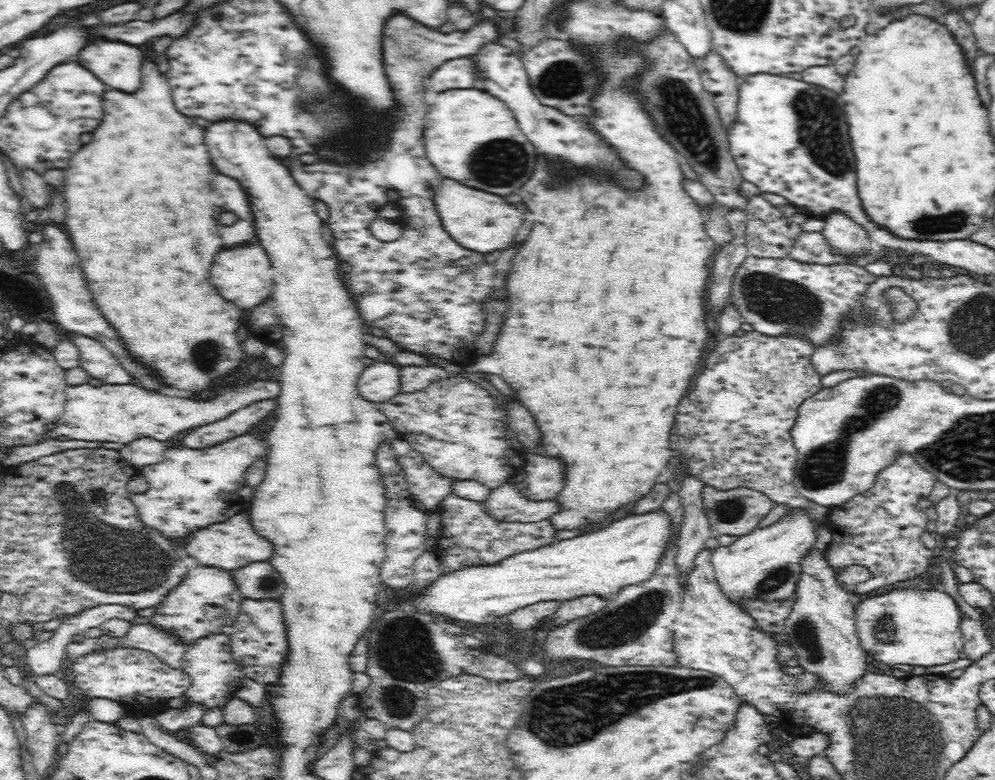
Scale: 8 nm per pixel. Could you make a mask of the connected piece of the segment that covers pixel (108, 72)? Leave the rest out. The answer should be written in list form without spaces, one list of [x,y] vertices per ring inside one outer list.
[[[96,40],[80,52],[80,64],[106,82],[108,90],[132,94],[140,88],[142,50],[138,46]]]

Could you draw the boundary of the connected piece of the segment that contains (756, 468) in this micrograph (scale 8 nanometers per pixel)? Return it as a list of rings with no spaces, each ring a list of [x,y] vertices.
[[[755,330],[727,335],[723,339],[704,358],[702,372],[696,376],[694,386],[688,388],[688,394],[682,396],[674,416],[676,424],[672,432],[682,436],[676,448],[684,448],[690,464],[688,472],[700,477],[704,485],[708,484],[719,490],[732,490],[738,486],[760,490],[774,503],[786,504],[790,510],[803,510],[814,521],[824,523],[828,507],[814,504],[796,491],[794,470],[798,451],[790,438],[790,427],[798,416],[795,411],[798,410],[798,405],[812,392],[820,390],[820,376],[809,363],[809,356],[815,348],[800,336],[772,337]]]

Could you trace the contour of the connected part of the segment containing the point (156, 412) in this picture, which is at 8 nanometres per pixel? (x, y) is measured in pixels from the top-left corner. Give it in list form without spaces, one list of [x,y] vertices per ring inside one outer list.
[[[252,380],[250,382],[238,384],[237,387],[232,386],[226,388],[224,394],[220,394],[214,399],[194,399],[188,397],[164,396],[164,392],[146,389],[142,384],[130,382],[128,384],[100,384],[98,386],[92,384],[82,384],[80,386],[66,386],[63,413],[55,420],[56,428],[48,432],[48,438],[58,438],[58,436],[66,436],[66,438],[74,440],[91,440],[94,442],[119,442],[122,444],[136,440],[136,438],[150,437],[159,441],[167,441],[172,443],[178,434],[186,432],[188,428],[202,426],[220,420],[227,414],[244,408],[253,402],[260,400],[274,399],[279,390],[279,384],[272,380]]]

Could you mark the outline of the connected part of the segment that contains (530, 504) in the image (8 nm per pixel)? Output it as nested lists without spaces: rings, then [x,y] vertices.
[[[512,482],[494,488],[484,504],[488,504],[489,513],[505,521],[546,520],[563,511],[558,499],[532,500]]]

